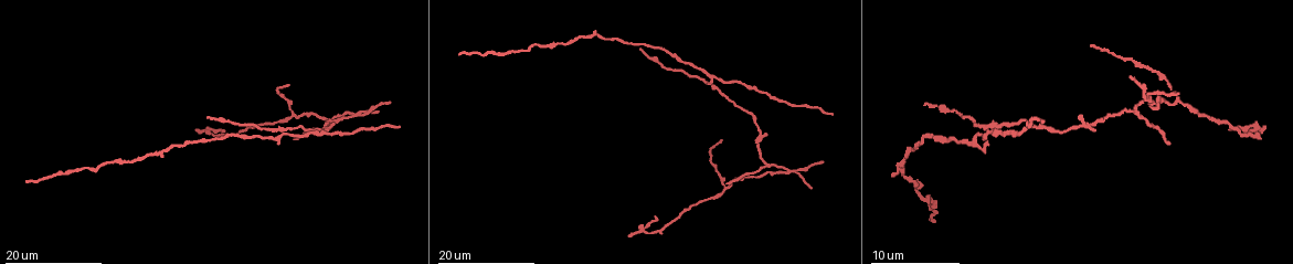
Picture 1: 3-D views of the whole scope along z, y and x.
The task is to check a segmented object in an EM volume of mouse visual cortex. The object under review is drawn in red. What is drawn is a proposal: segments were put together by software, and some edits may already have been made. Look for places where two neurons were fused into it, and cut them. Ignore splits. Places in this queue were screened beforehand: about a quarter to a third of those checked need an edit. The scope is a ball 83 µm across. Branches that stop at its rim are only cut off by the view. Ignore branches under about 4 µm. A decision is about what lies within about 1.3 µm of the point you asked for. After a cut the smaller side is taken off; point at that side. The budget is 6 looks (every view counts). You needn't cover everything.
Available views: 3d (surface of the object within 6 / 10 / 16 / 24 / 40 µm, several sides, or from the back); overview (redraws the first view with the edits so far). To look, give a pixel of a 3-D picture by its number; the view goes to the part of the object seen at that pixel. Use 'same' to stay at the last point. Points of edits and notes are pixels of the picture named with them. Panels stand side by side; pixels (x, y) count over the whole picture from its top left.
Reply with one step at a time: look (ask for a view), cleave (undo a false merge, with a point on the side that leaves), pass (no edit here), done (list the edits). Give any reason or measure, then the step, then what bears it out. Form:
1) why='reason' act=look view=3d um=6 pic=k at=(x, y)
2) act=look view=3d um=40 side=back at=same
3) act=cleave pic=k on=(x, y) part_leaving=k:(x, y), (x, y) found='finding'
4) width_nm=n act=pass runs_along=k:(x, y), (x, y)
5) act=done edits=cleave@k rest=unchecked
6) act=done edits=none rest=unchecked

why='three-way junction' act=look view=3d um=16 pic=1 at=(292, 115)

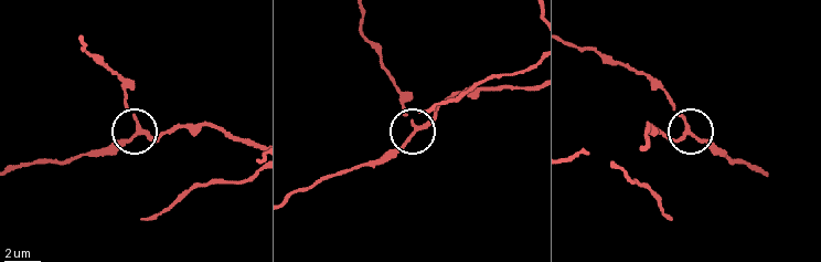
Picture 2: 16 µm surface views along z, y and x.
why='zoom in' act=look view=3d um=6 pic=2 at=(136, 127)

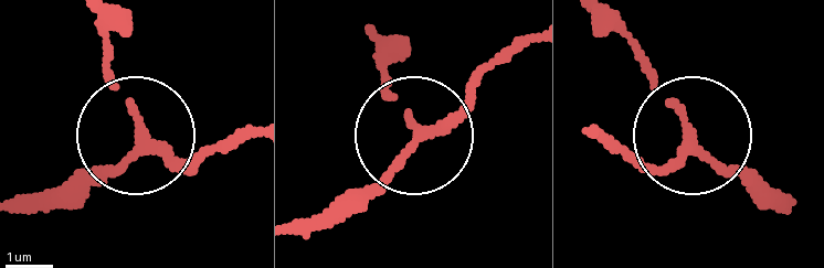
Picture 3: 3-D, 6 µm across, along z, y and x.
side_arm_um=15 arms=3 act=pass found='one neuron here'

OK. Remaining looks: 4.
act=look view=3d um=24 pic=1 at=(642, 229)

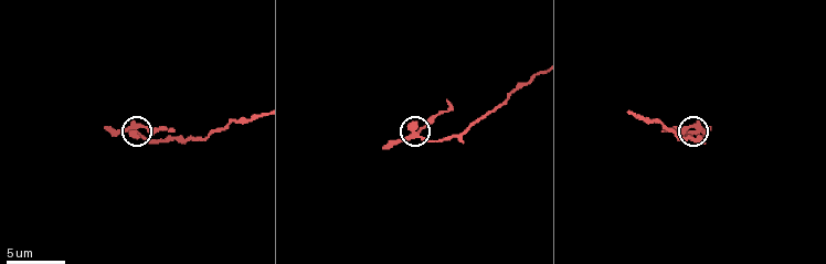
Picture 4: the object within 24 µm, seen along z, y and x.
act=look view=3d um=6 pic=4 at=(697, 126)

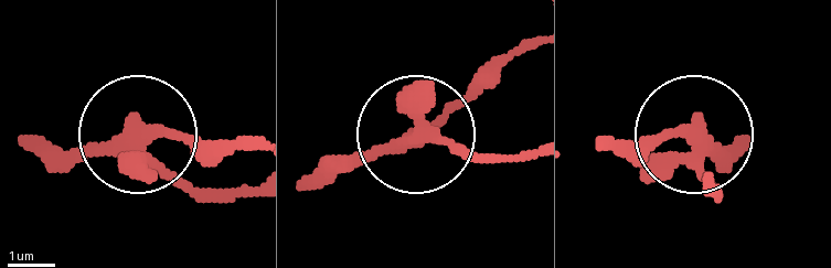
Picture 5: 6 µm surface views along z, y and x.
arms=4 act=cleave pic=5 on=(167, 130) found='two neurons meet here'

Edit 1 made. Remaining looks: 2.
act=done edits=cleave@5 rest=unchecked

